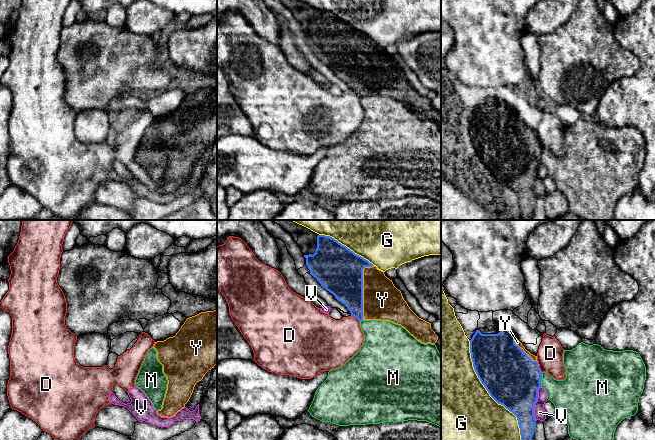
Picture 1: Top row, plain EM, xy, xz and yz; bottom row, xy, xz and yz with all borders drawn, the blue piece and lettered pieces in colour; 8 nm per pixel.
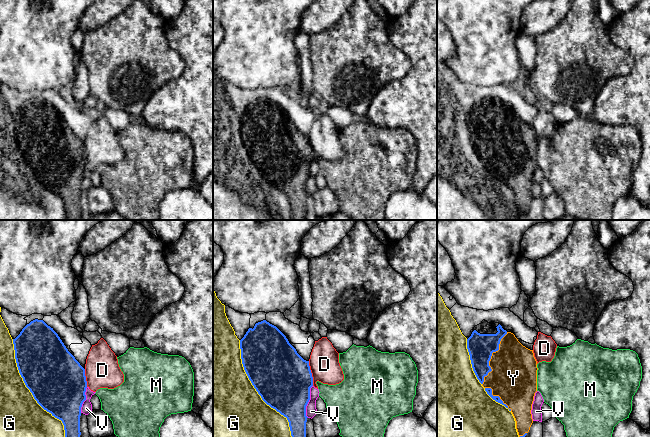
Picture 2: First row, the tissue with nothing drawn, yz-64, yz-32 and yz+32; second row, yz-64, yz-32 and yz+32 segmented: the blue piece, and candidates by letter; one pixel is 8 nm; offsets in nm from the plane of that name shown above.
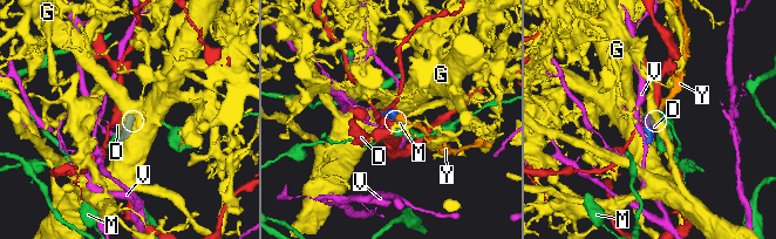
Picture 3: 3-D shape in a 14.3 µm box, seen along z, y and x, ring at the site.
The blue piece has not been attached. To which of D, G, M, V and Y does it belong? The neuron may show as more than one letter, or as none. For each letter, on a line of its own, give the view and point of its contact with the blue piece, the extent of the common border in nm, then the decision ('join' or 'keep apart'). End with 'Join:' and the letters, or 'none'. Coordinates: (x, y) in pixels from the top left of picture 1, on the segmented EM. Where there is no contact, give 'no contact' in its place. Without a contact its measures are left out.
D: xz (355, 316) | 90 nm | keep apart
G: yz (488, 392) | 900 nm | keep apart
M: yz (540, 380) | 110 nm | keep apart
V: yz (535, 402) | 280 nm | keep apart
Y: xz (362, 289) | 440 nm | join
Join: Y

